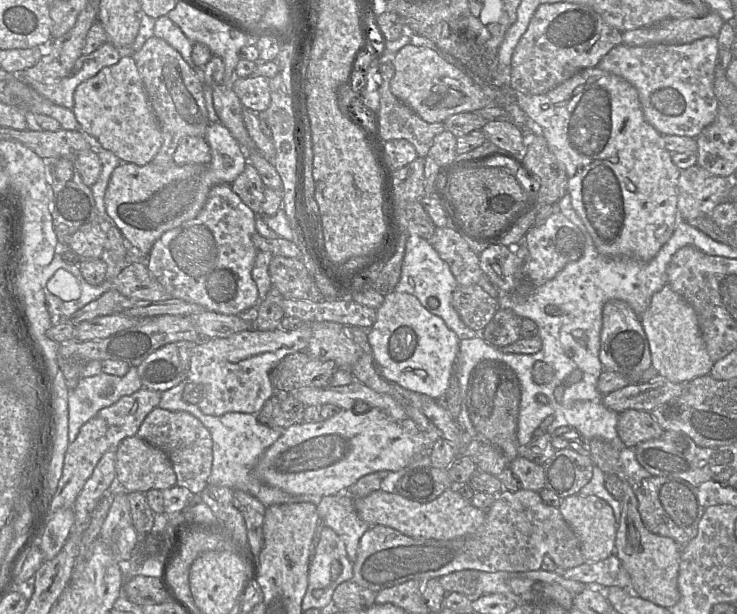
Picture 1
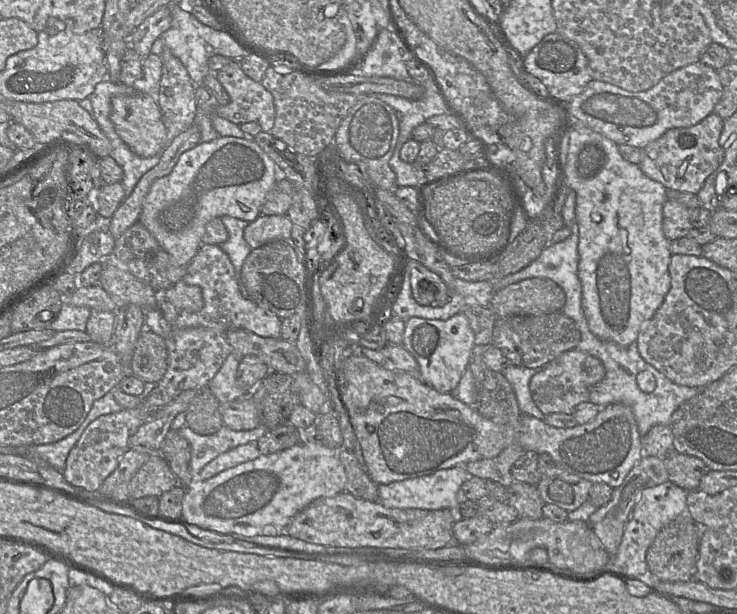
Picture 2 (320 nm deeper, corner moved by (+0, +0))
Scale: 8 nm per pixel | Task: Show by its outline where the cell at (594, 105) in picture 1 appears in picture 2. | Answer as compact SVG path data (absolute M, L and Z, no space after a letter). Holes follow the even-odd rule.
M573 119L574 126L569 132L568 154L566 162L564 162L565 182L567 187L573 189L576 193L575 221L579 233L579 263L578 277L582 286L582 309L588 323L590 331L599 339L611 341L621 346L628 346L637 341L641 326L650 320L659 307L662 305L666 294L671 287L669 264L671 260L670 243L663 232L663 206L667 200L668 189L661 183L652 180L646 176L638 165L625 160L619 150L618 145L607 137L586 127L577 119Z

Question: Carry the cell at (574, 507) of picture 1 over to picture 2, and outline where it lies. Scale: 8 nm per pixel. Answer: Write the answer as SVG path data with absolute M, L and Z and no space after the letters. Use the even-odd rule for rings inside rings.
M644 456L628 473L623 483L620 486L614 488L613 495L610 501L607 504L603 505L602 507L597 508L596 511L594 511L594 513L591 514L588 523L592 527L593 531L595 532L599 540L601 541L606 551L609 553L610 562L611 562L611 557L615 556L618 550L619 544L623 536L623 529L625 523L632 511L633 506L639 499L642 491L646 488L662 484L668 480L669 480L669 475L664 461L658 457Z

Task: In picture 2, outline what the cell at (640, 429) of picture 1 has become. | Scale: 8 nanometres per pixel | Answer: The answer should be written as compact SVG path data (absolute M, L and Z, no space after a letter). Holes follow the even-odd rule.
M677 451L670 453L664 460L669 480L686 491L698 490L701 478L710 471L699 458Z

